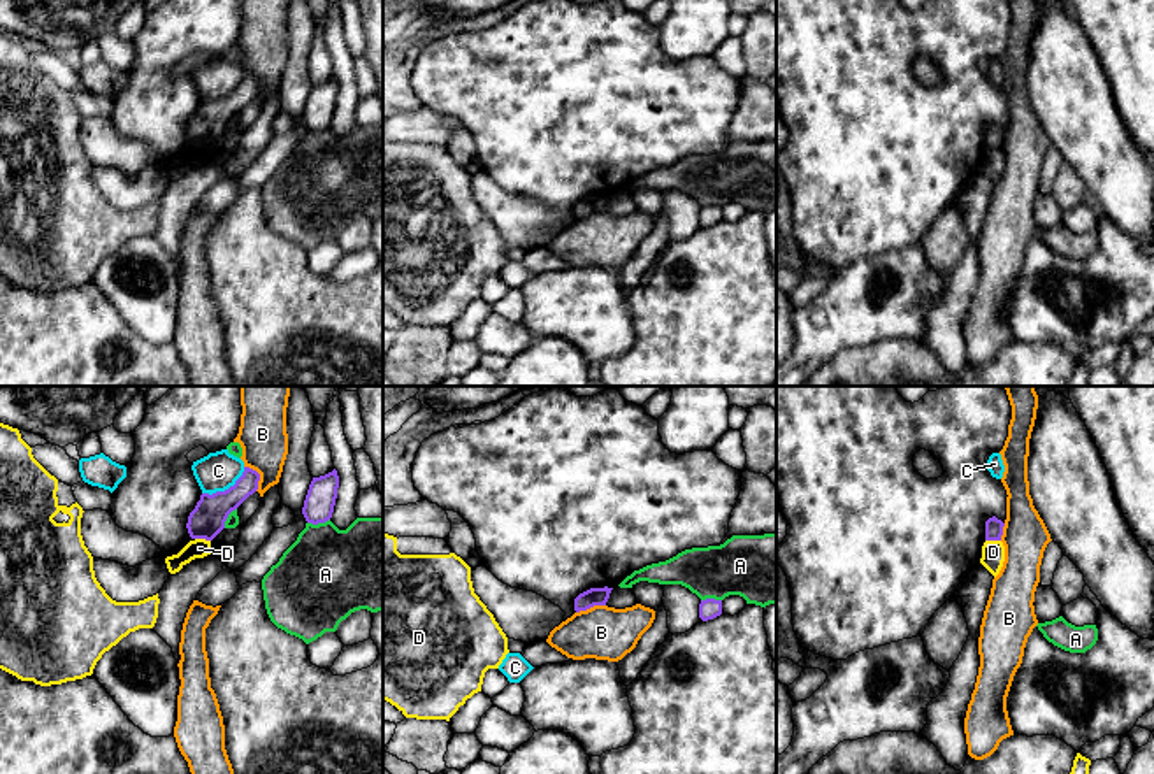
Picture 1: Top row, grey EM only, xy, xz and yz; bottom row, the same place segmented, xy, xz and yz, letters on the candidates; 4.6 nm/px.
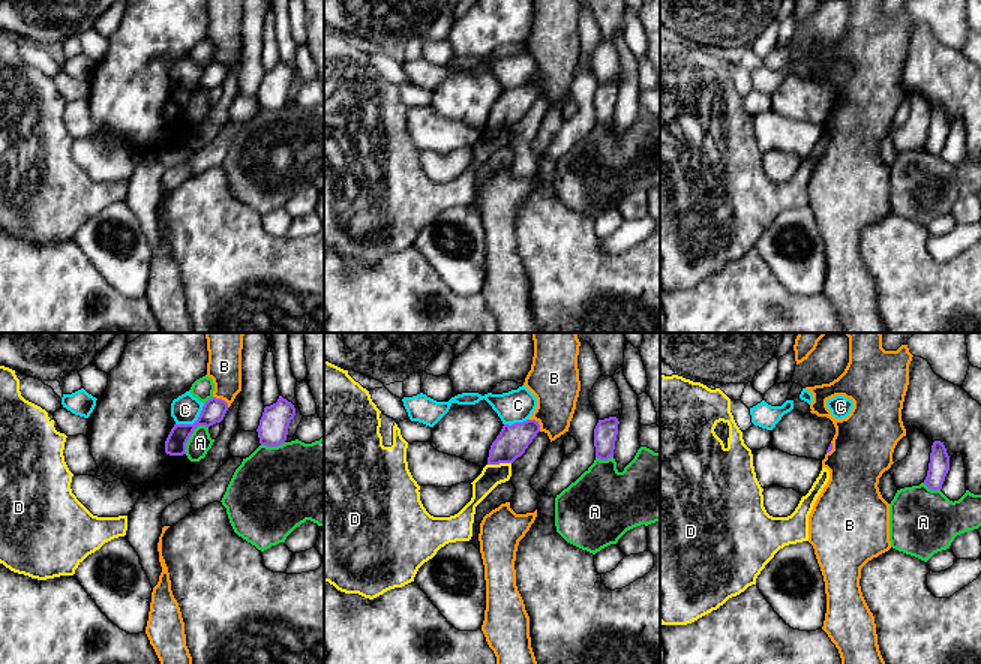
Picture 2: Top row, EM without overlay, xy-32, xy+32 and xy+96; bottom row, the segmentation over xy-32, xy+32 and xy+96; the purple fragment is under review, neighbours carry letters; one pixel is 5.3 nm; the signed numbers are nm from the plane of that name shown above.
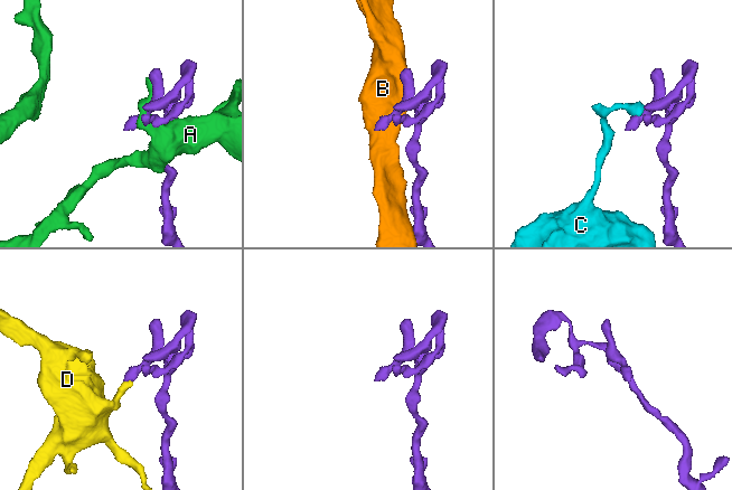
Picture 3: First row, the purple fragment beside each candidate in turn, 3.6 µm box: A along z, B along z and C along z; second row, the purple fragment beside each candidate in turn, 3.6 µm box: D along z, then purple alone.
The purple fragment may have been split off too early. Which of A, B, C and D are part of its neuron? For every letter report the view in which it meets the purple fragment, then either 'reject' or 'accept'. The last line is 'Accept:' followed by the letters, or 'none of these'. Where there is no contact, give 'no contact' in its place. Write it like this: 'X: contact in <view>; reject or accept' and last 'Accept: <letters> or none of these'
A: contact in xy; reject
B: contact in xy; reject
C: contact in xy; reject
D: contact in xy; reject
Accept: none of these

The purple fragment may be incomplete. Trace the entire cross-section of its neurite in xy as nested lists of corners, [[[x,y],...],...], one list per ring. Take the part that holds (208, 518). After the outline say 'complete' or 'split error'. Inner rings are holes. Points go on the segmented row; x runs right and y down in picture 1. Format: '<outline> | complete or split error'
[[[244,467],[242,476],[228,490],[213,495],[202,493],[188,516],[190,537],[213,541],[225,528],[228,514],[258,490],[258,481],[260,474]]] | complete

